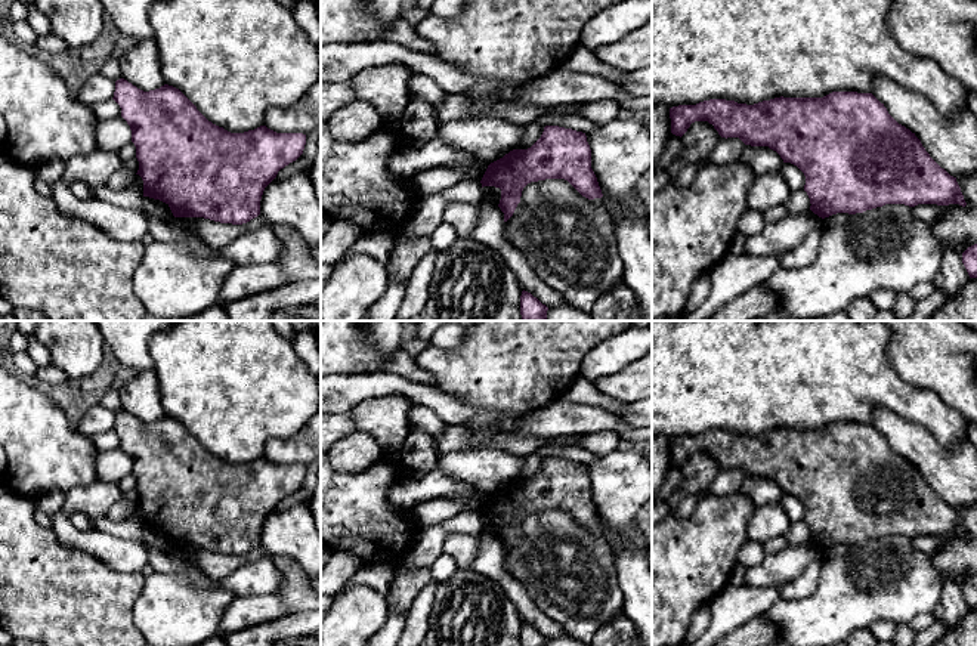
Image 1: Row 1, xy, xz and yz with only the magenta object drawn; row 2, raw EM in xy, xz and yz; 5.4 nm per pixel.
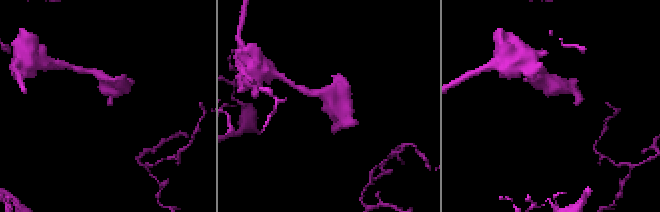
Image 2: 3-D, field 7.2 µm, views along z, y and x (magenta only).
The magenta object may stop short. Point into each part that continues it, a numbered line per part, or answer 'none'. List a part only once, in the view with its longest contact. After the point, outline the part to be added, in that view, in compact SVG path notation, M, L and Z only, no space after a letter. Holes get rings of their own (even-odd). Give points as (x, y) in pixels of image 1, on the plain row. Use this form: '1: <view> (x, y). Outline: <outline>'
none

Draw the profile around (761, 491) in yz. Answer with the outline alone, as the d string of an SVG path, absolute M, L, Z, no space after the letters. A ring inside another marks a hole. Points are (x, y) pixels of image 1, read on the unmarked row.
M745 476L741 492L745 494L757 509L766 504L779 503L783 495L780 486L769 477L751 476Z

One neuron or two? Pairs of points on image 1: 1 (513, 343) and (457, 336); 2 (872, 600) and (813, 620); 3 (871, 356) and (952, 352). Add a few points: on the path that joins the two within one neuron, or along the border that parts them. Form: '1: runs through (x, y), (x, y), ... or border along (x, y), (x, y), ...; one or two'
1: border along (466, 336), (454, 349), (439, 349), (430, 343); two
2: runs through (858, 600), (844, 600), (828, 617); one
3: border along (889, 336), (887, 358), (908, 383); two

